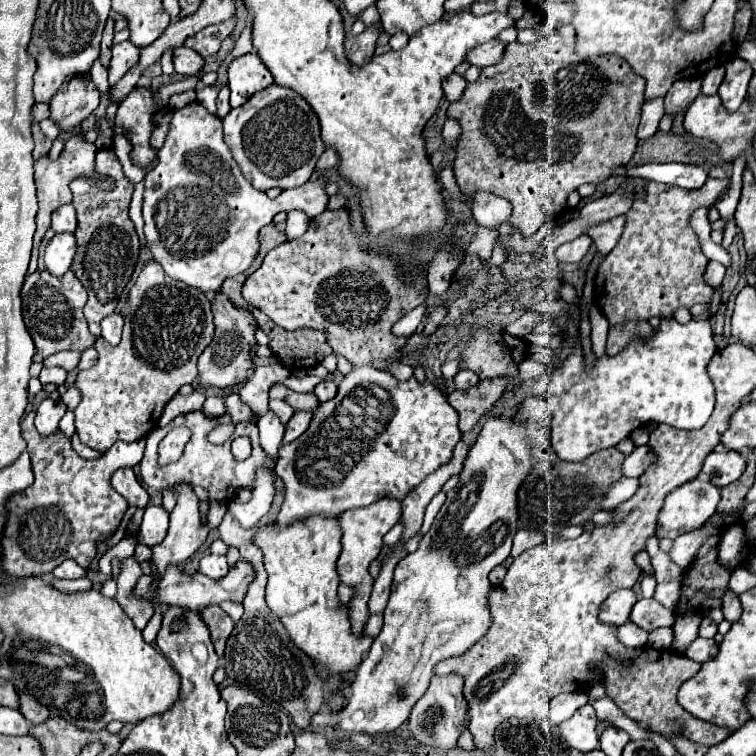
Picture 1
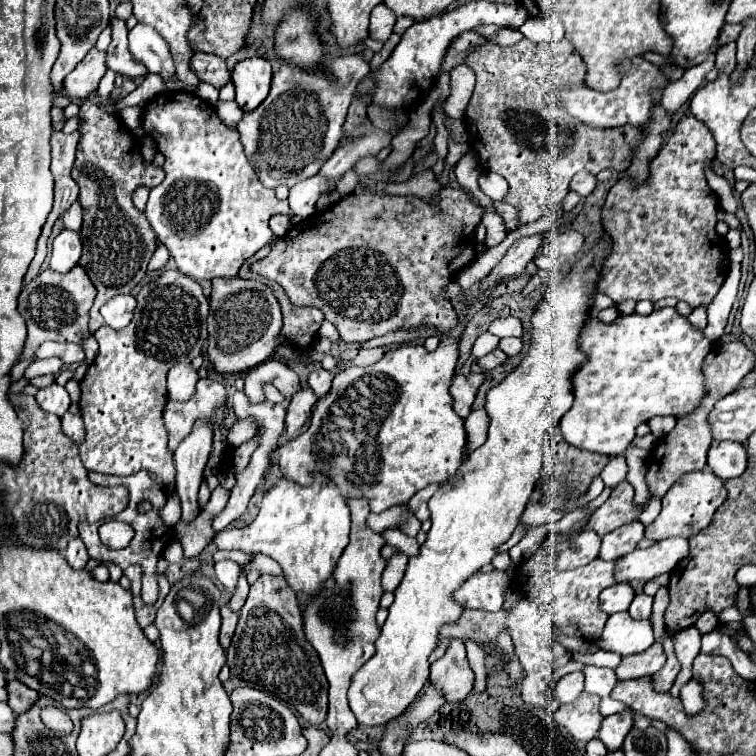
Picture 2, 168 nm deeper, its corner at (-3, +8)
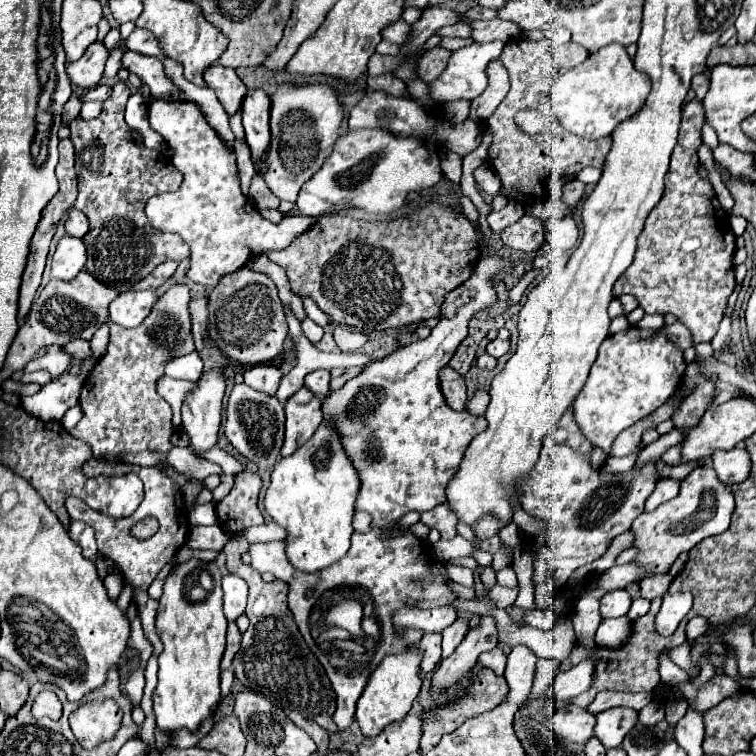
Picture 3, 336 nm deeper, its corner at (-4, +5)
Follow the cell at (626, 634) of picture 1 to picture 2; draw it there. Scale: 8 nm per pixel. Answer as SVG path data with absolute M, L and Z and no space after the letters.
M621 612L609 616L607 626L597 640L597 646L601 650L629 656L647 650L653 642L655 638L649 620L633 620L627 612Z

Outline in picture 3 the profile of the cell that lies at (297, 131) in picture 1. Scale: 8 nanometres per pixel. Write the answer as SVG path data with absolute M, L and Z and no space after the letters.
M280 85L272 95L270 107L270 151L268 169L264 173L266 185L282 201L296 201L300 187L310 179L332 153L342 123L342 105L328 85L290 87Z

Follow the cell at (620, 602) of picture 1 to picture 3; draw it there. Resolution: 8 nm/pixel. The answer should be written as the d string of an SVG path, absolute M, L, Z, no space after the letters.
M624 589L622 591L610 591L600 601L600 615L602 615L602 619L622 617L628 613L630 603L632 603L632 599Z

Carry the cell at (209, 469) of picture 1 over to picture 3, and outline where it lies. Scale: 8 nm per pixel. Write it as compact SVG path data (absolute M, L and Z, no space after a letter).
M166 375L158 379L158 393L170 403L170 407L174 411L172 423L174 423L176 429L180 427L180 407L182 407L182 401L192 391L192 387L194 387L192 381L178 381L178 379L170 379Z

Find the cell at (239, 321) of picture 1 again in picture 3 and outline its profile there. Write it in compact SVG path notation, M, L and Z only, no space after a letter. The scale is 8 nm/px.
M248 267L222 277L208 299L208 335L222 353L240 363L262 363L278 357L288 337L288 323L274 281Z

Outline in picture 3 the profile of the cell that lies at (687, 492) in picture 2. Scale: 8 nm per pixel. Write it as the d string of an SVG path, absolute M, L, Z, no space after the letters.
M702 465L694 469L680 487L680 495L672 501L666 501L658 505L658 509L650 513L642 513L634 519L632 533L634 541L632 547L638 549L638 555L634 563L648 567L648 573L638 577L642 581L648 575L658 575L658 573L668 573L674 559L682 551L690 551L694 545L698 545L706 537L714 537L724 533L730 527L730 517L734 511L734 497L728 485L724 485L714 469L710 465Z

